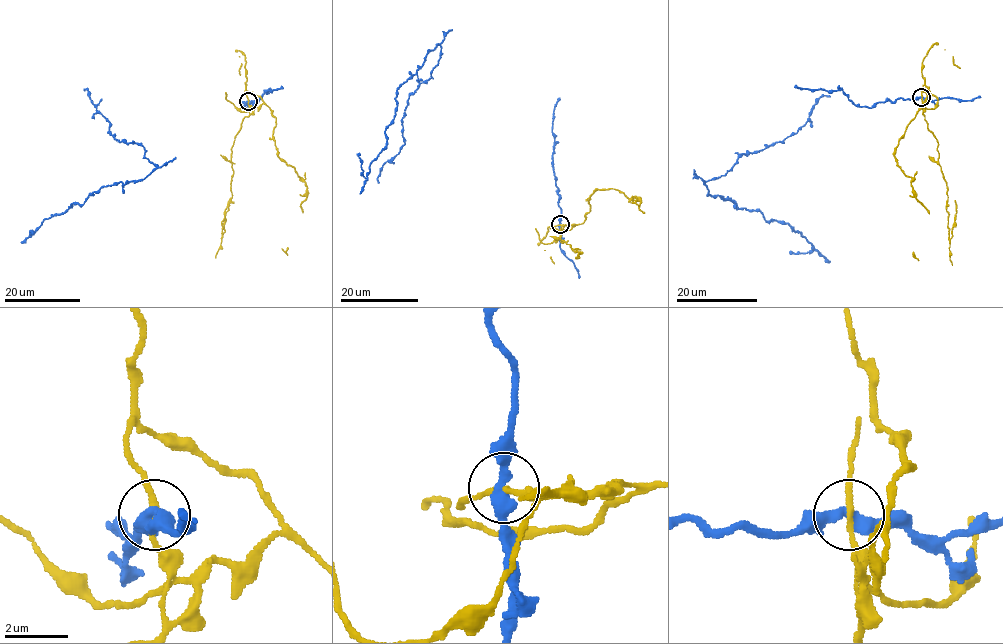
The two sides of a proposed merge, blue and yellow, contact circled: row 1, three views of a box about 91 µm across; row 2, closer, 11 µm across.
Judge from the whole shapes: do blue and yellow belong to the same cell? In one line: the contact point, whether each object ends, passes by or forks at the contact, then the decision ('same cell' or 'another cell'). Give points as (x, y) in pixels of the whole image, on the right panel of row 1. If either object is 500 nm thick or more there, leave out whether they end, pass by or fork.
place (921, 97); blue passes by; yellow passes by; another cell

